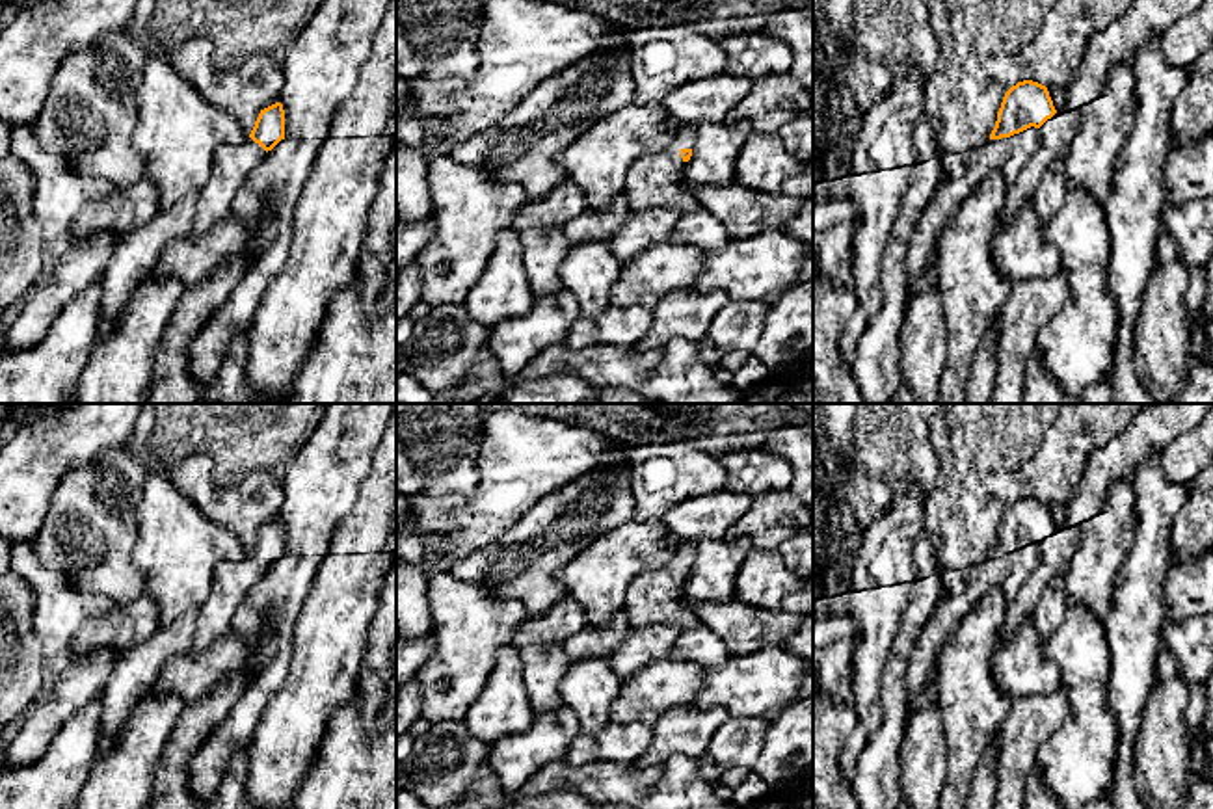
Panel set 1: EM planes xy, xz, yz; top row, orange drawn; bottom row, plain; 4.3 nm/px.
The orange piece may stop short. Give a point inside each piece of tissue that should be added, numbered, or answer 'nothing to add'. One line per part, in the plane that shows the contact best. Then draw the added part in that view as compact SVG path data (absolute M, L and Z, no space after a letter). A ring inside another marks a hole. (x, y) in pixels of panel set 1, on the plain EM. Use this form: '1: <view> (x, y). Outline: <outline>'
1: yz (1009, 571). Outline: M1027 545L1001 556L988 556L973 567L966 588L947 599L940 599L908 662L908 710L915 712L915 699L926 684L940 675L945 642L954 634L958 623L993 590L999 588L1006 604L1014 601L1042 562L1040 545Z

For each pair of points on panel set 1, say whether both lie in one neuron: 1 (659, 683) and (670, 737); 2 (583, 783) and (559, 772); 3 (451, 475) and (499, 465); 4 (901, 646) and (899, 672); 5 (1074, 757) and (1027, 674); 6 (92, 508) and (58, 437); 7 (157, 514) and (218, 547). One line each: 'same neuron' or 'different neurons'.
1: different neurons
2: same neuron
3: different neurons
4: same neuron
5: different neurons
6: different neurons
7: same neuron

